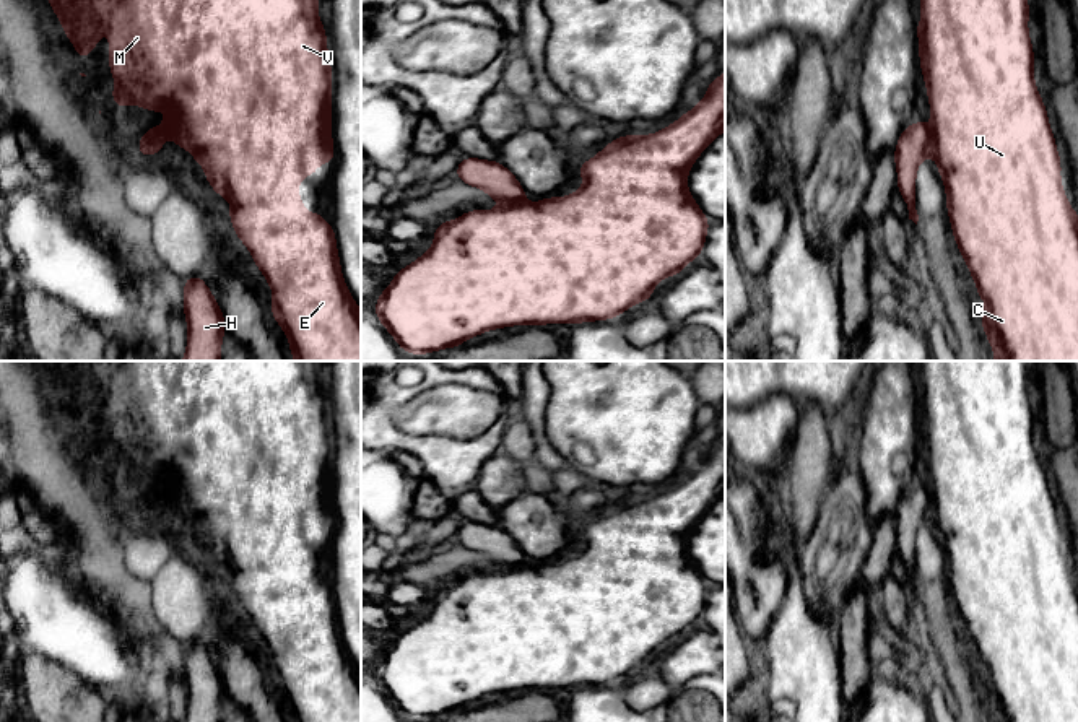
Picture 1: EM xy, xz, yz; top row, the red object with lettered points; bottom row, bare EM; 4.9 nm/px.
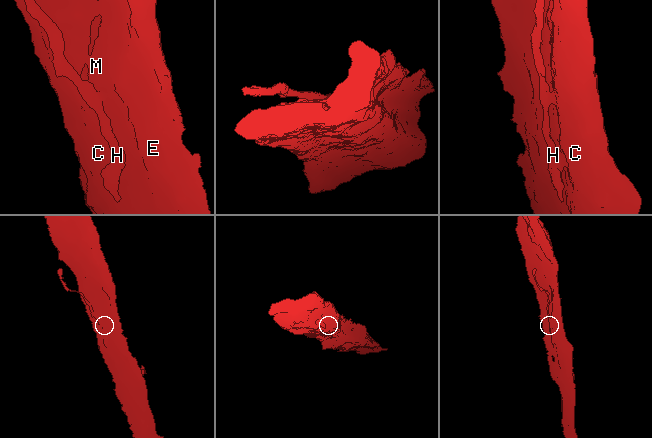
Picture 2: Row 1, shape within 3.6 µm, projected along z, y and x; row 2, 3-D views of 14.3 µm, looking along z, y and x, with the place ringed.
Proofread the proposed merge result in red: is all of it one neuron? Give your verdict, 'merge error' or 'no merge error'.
merge error

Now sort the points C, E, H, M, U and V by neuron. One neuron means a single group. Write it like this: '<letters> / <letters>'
C E M U V / H

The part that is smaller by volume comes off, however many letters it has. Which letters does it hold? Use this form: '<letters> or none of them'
H

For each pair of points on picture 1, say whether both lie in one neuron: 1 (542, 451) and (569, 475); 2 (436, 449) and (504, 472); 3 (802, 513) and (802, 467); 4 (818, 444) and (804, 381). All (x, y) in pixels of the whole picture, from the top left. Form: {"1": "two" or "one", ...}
{"1": "two", "2": "two", "3": "one", "4": "two"}

